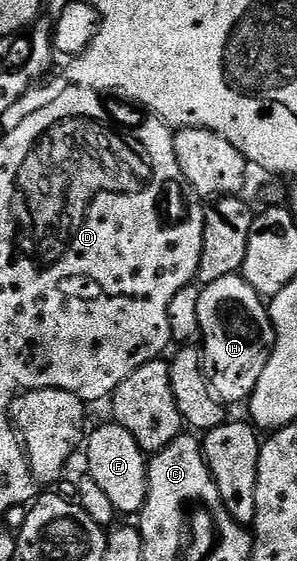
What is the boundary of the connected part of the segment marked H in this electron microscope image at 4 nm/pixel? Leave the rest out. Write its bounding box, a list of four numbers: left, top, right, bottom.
[197,274,275,403]

